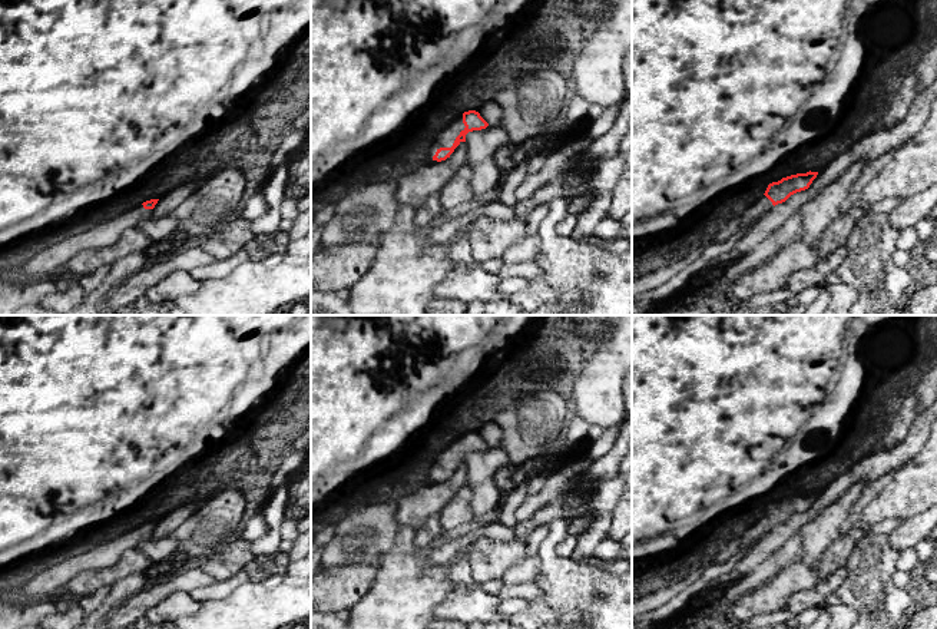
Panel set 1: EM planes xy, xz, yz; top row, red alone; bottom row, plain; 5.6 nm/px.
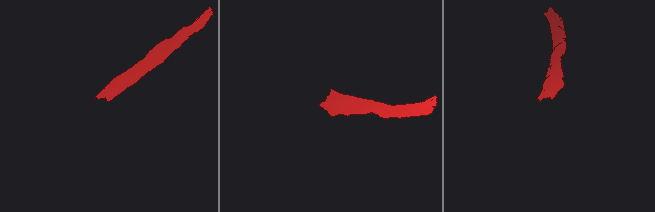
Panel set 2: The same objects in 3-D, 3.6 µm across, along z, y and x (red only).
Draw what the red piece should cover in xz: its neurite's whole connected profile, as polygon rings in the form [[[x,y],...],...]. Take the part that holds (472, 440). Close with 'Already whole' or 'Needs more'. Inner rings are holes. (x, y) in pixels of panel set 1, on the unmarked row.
[[[468,431],[448,443],[433,454],[428,474],[433,481],[441,483],[450,479],[454,470],[466,463],[466,456],[473,451],[486,450],[489,444],[476,431]]]. Needs more

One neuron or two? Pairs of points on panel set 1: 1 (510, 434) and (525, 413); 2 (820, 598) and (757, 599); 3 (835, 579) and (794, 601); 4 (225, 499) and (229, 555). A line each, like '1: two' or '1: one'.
1: one
2: two
3: one
4: two

